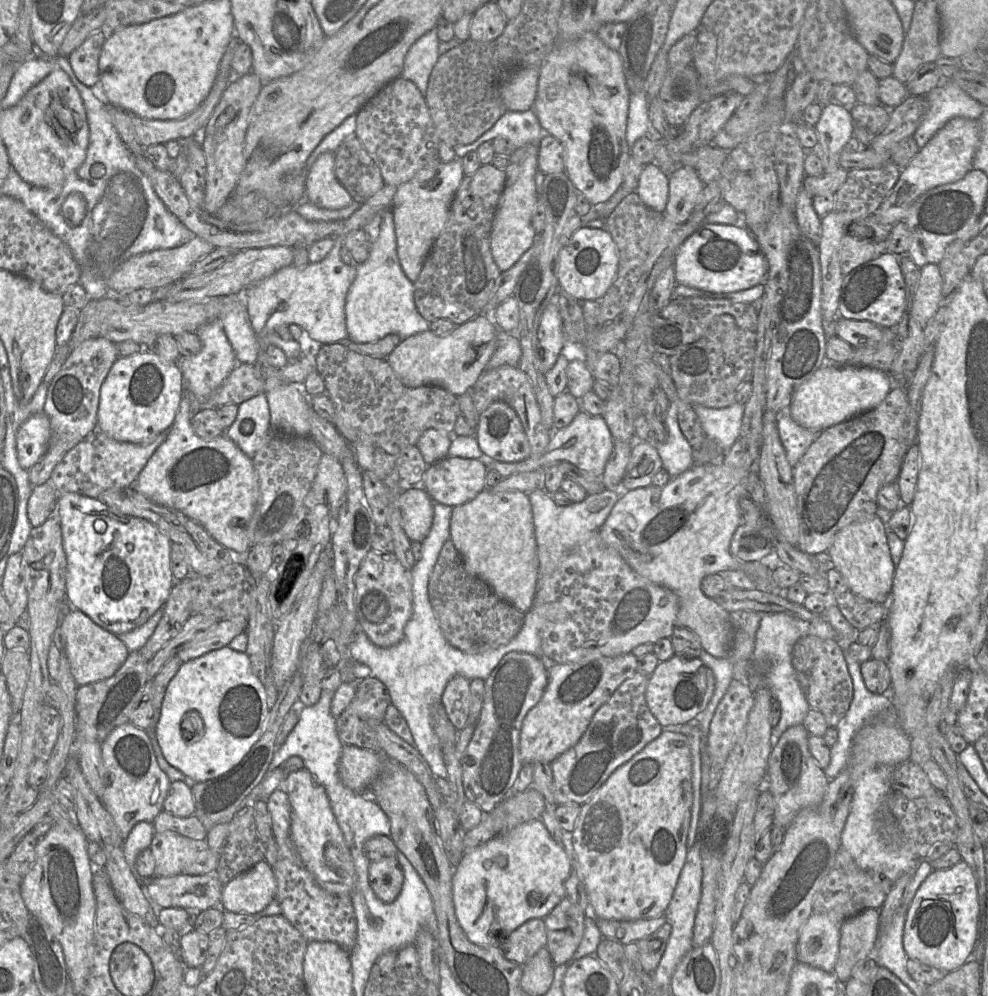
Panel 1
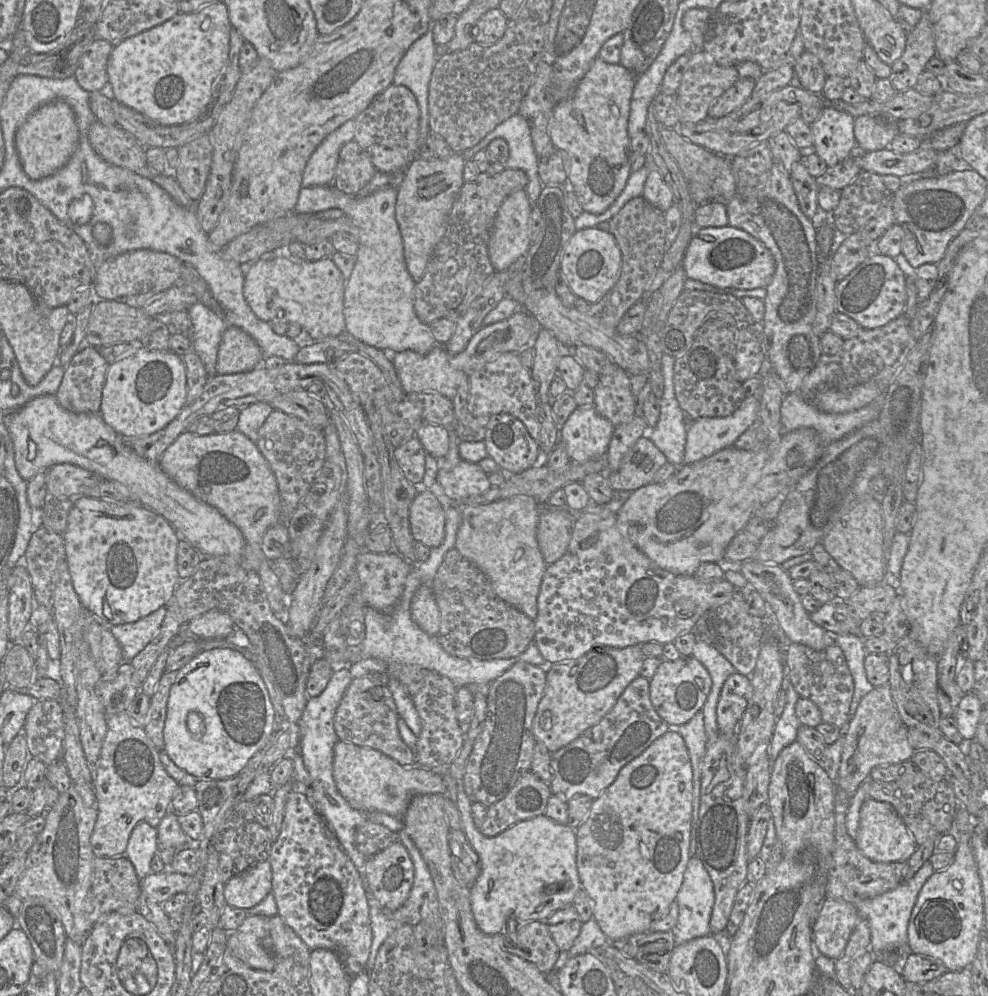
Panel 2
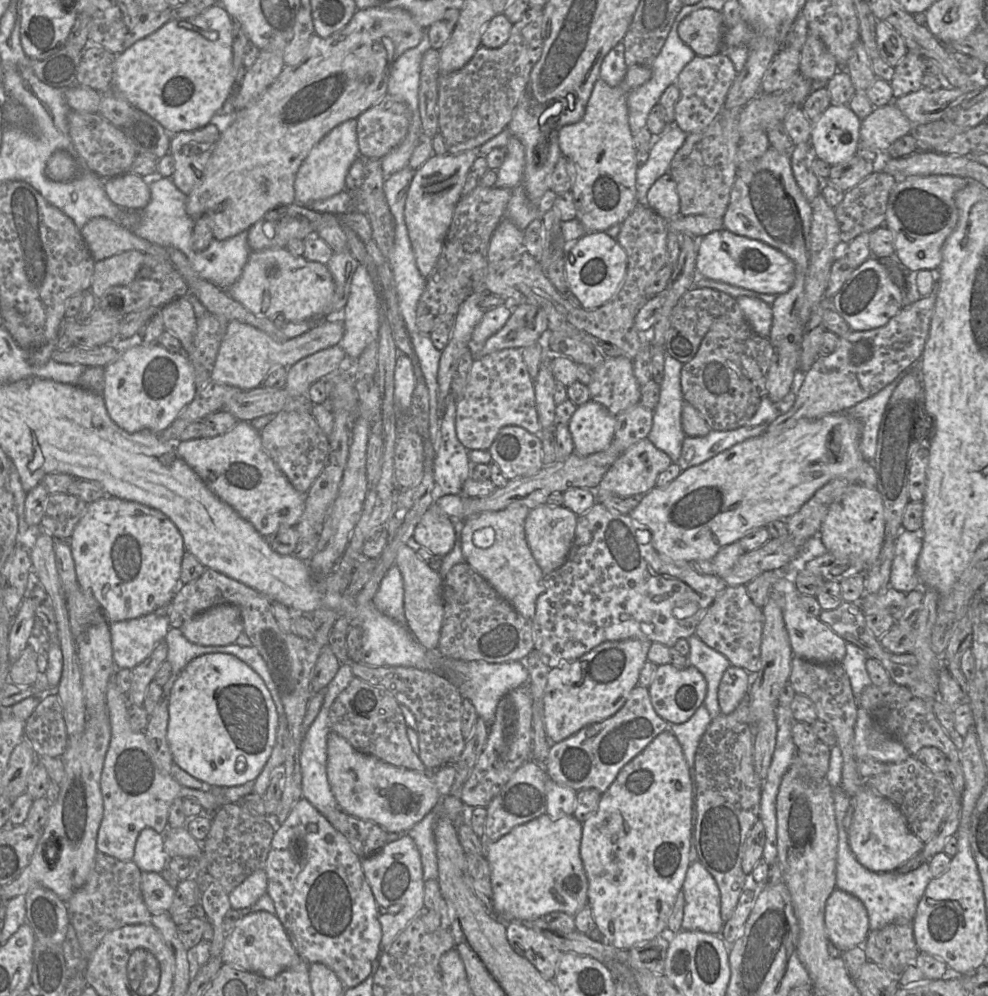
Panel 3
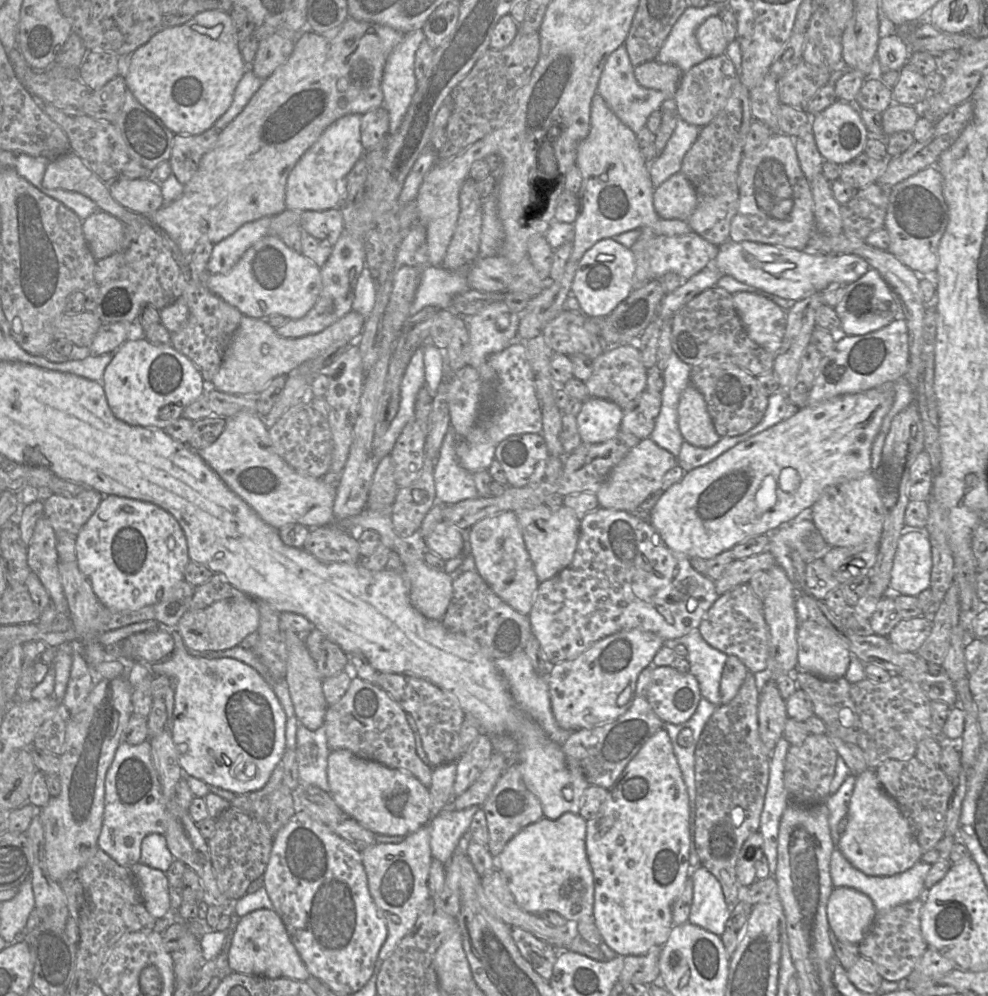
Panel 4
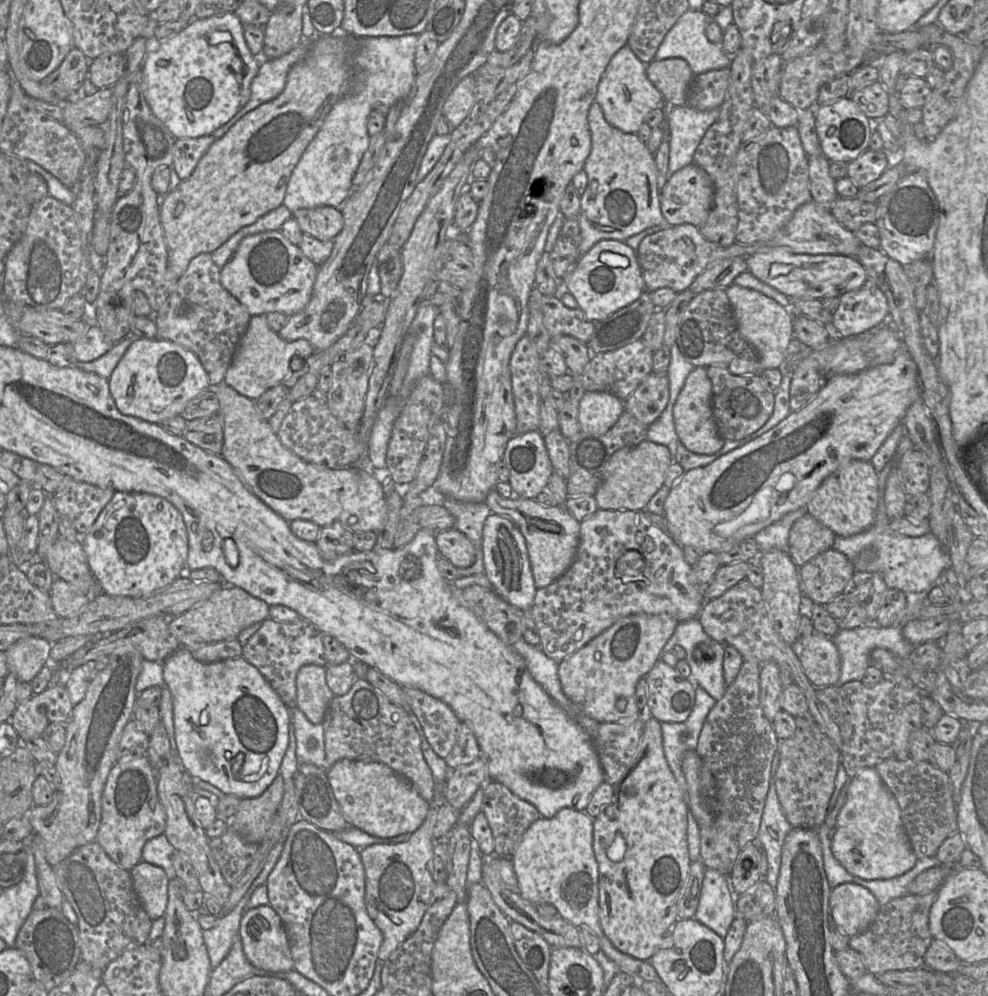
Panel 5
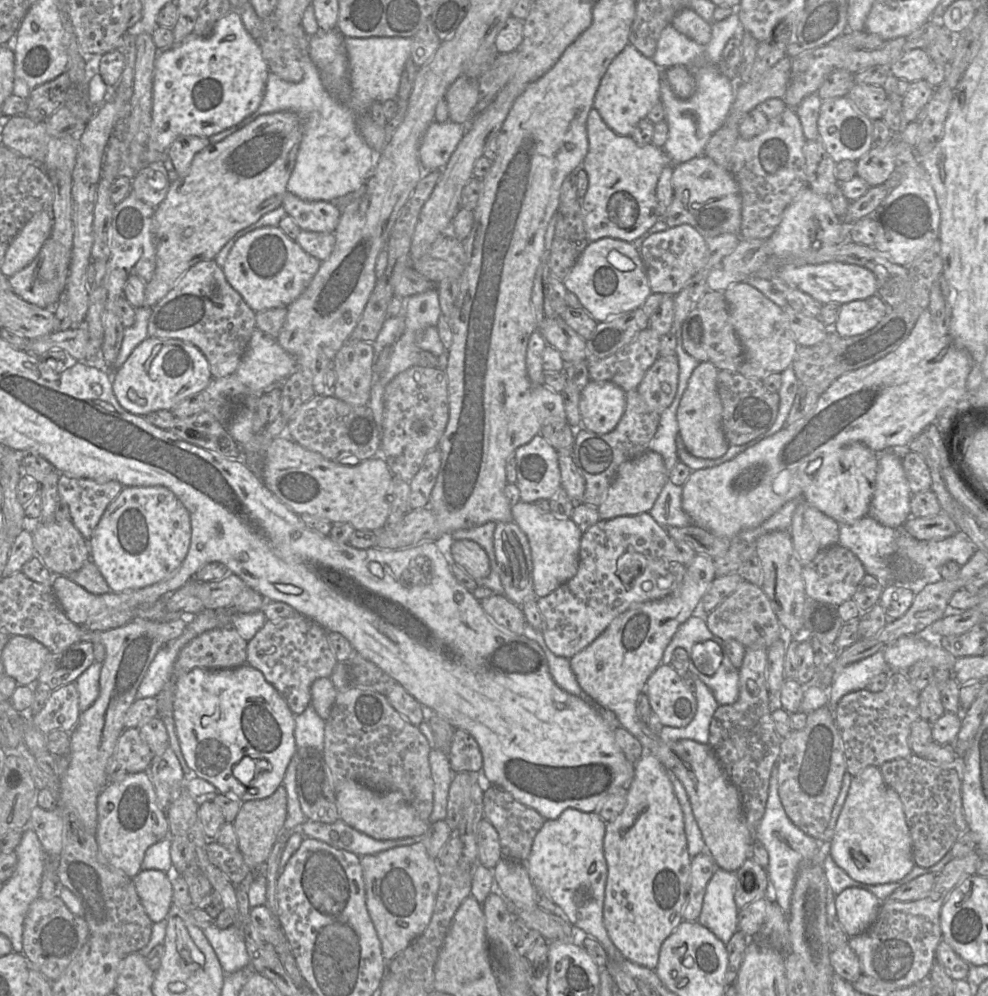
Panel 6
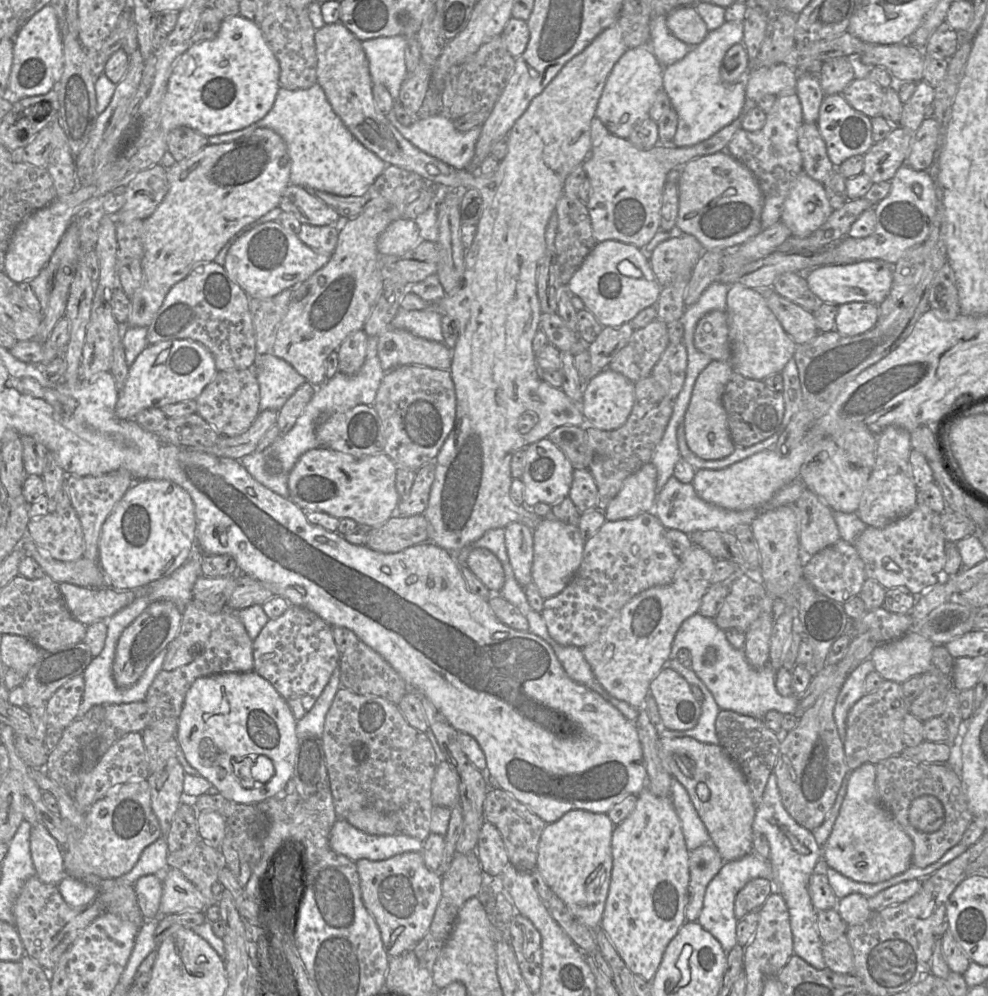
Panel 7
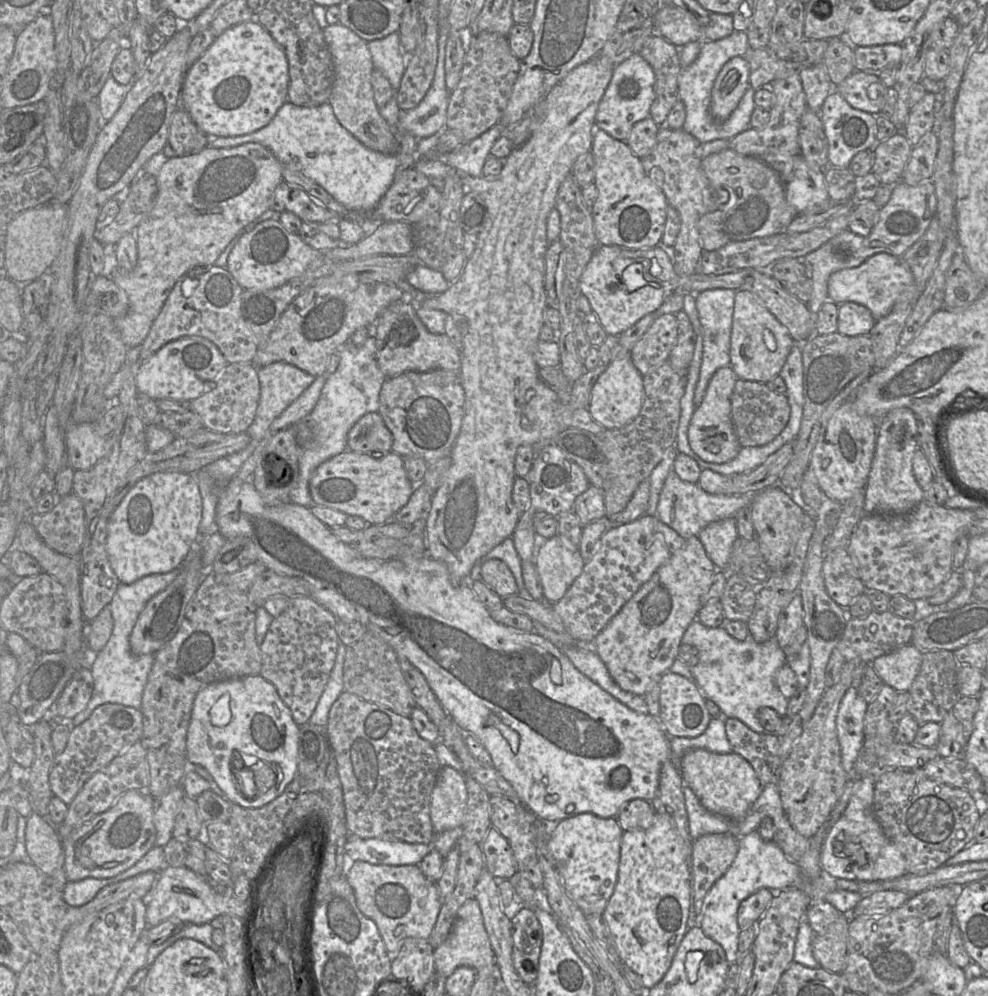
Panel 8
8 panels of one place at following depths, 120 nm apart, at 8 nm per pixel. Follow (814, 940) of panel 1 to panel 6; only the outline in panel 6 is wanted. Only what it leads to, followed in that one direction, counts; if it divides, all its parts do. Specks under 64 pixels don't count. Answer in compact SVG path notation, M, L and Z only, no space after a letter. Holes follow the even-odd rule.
M849 887L835 896L836 917L848 937L865 932L876 920L882 902L868 890Z

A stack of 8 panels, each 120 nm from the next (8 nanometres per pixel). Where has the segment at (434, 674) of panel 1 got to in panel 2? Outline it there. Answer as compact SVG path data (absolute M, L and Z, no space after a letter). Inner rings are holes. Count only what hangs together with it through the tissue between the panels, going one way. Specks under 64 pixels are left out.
M457 504L448 506L445 509L445 517L445 538L443 543L439 547L431 549L427 560L412 563L412 569L406 579L403 594L393 610L381 612L366 606L366 634L360 644L362 657L379 659L386 664L389 676L386 679L386 686L392 694L399 716L416 737L421 732L421 720L412 699L398 679L401 667L423 667L433 670L450 679L456 687L461 687L470 684L490 683L518 662L525 662L540 667L548 665L540 654L535 642L532 642L520 655L508 659L480 660L477 658L452 656L443 649L437 636L427 634L414 622L411 616L411 603L416 591L424 584L432 584L446 553L455 548L457 531L461 524L460 507Z

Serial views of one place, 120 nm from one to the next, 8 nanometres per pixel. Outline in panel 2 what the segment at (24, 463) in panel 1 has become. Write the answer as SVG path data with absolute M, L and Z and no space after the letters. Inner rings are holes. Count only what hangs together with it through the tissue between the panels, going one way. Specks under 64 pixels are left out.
M43 395L28 401L7 417L7 428L12 439L16 468L27 482L38 472L47 471L56 464L72 464L100 475L105 480L116 481L129 489L140 505L164 517L180 537L195 548L202 557L232 557L242 561L245 540L241 531L227 520L216 508L198 500L180 487L152 462L136 454L127 438L109 427L100 414L73 413L62 408L54 395Z

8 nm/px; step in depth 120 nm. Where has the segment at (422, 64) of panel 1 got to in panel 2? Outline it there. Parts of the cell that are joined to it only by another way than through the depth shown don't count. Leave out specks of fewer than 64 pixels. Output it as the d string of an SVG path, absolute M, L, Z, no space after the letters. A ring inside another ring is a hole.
M428 30L406 51L396 68L393 78L393 84L407 87L417 100L420 110L419 149L431 134L428 97L430 80L436 61L436 44L432 31Z

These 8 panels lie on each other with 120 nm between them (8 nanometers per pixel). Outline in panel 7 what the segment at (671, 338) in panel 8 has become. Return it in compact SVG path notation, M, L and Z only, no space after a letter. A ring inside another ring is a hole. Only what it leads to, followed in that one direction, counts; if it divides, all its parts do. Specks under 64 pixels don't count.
M655 319L634 331L627 345L617 353L608 368L636 383L651 376L669 344L668 324Z

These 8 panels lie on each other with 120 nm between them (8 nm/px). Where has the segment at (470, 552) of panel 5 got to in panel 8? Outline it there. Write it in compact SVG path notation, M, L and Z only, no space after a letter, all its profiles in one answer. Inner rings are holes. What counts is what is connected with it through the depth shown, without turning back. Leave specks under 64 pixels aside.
M500 559L484 561L481 564L480 578L499 597L506 598L518 593L517 583L511 570Z

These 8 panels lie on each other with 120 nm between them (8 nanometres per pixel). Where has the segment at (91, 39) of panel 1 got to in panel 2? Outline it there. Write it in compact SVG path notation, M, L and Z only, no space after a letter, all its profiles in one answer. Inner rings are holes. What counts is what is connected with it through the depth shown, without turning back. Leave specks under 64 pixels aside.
M96 38L82 53L74 77L84 90L101 92L108 83L107 63L113 47L108 41Z

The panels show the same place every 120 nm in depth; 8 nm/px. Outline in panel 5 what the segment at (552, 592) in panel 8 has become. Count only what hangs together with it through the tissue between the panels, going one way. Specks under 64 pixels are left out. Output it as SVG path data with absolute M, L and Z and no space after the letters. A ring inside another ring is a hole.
M496 490L488 493L485 503L492 513L509 518L524 536L536 589L549 586L570 568L575 559L580 541L580 522L564 506L544 507L535 499L519 498L517 496L505 499Z

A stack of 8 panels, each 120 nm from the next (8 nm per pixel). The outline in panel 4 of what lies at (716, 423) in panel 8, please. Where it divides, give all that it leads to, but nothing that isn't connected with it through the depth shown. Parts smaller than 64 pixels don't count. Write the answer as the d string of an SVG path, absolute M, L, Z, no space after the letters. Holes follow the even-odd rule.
M692 384L680 397L678 423L684 440L693 446L708 448L721 439L714 428L704 396Z

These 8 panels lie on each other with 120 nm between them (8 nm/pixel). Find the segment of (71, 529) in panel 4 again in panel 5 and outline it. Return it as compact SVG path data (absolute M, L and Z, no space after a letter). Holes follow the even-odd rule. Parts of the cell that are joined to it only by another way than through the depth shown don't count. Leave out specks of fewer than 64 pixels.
M65 476L52 498L59 515L66 516L81 537L90 530L115 492Z

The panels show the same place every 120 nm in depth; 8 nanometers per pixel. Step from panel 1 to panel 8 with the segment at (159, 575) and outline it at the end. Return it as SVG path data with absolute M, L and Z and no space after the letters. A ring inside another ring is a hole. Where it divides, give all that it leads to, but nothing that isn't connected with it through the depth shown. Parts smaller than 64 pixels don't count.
M157 472L139 480L114 510L108 522L107 554L119 581L131 584L147 575L178 569L193 543L199 540L202 508L202 496L195 474Z

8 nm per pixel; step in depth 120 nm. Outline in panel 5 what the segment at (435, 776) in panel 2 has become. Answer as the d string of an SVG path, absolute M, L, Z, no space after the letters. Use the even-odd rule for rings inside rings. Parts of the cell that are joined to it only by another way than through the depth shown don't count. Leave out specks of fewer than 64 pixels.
M341 759L327 771L333 795L349 826L372 836L390 838L413 833L423 823L429 803L403 776L381 762Z

